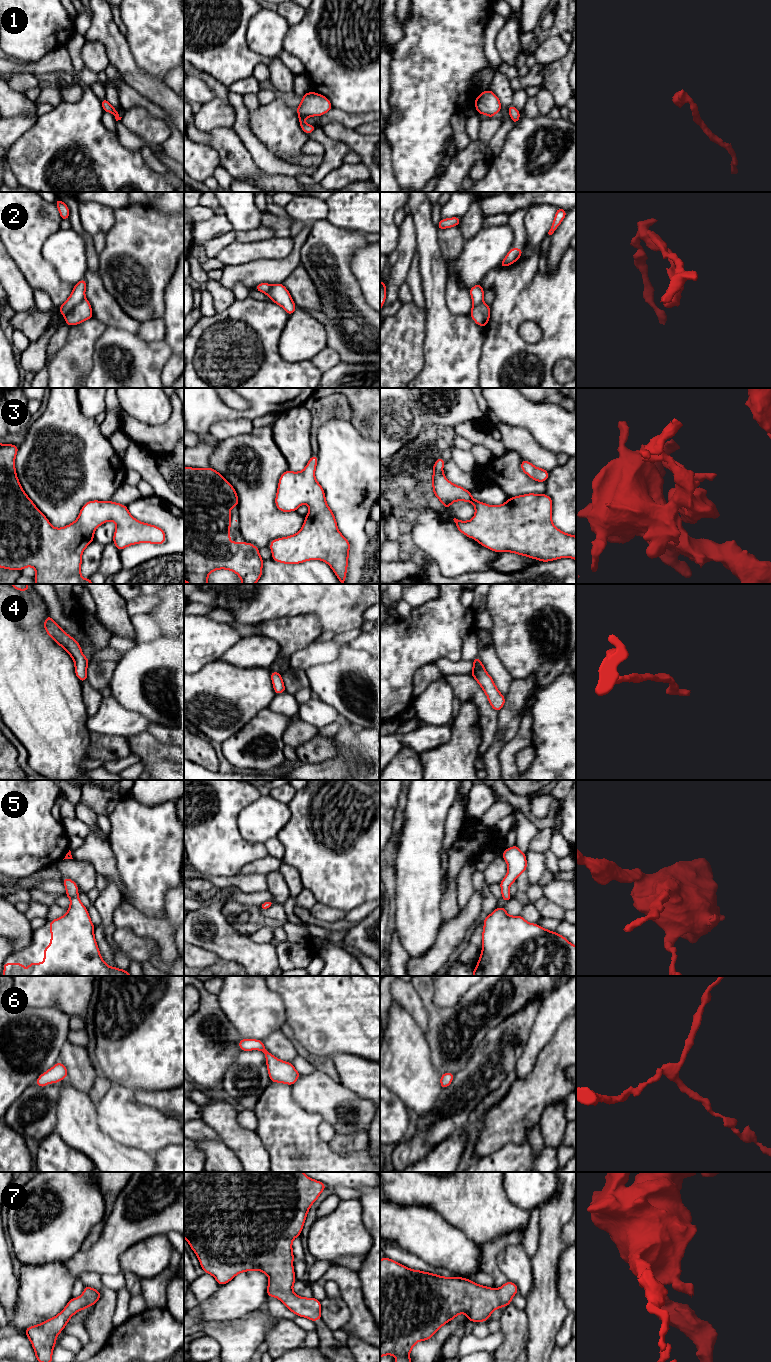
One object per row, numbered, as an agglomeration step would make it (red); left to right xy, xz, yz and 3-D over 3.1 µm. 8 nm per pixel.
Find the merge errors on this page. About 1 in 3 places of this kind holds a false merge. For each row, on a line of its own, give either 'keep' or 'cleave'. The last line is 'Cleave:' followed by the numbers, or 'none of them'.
1: keep
2: cleave
3: keep
4: keep
5: keep
6: keep
7: keep
Cleave: 2

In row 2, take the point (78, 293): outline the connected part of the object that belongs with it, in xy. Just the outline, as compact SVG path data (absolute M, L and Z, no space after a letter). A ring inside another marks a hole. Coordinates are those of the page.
M83 278L73 288L69 298L60 305L60 315L66 315L85 298L86 280Z

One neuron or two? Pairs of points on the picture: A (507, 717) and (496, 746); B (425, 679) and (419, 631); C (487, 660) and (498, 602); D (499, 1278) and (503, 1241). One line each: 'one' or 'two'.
A: one
B: two
C: two
D: one

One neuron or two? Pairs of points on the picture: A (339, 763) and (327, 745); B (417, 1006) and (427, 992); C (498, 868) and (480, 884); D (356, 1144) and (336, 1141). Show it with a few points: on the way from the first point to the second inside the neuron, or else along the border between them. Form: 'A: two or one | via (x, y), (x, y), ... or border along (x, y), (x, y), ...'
A: two | border along (336, 755), (330, 759), (312, 763)
B: two | border along (413, 986), (427, 1012), (427, 1023)
C: two | border along (482, 872), (484, 881), (490, 887)
D: one | via (351, 1143), (341, 1143)

